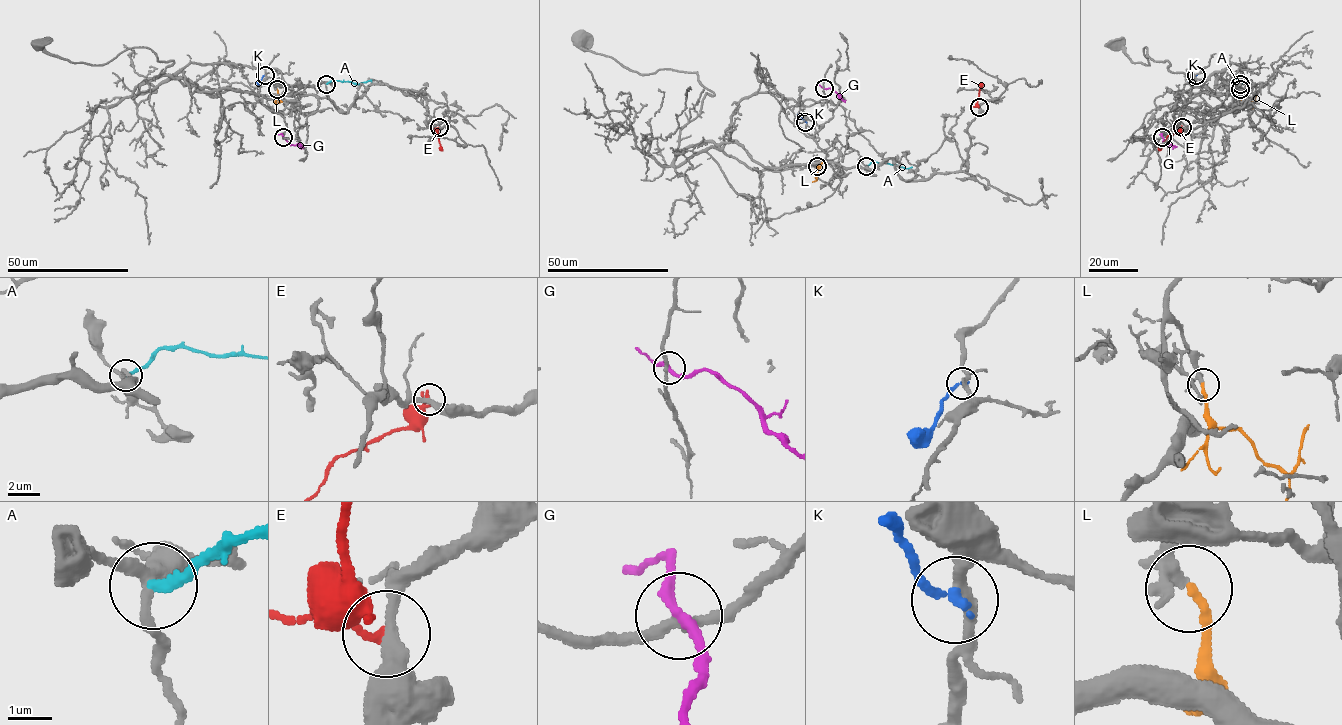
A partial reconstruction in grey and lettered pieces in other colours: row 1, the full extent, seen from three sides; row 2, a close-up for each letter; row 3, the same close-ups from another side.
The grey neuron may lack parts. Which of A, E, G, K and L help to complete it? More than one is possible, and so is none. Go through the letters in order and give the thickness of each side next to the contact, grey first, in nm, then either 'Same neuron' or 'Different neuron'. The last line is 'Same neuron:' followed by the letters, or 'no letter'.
A: Thickness 280 nm (grey) against 240 nm. Different neuron
E: Thickness 340 nm (grey) against 200 nm. Different neuron
G: Thickness 240 nm (grey) against 240 nm. Different neuron
K: Thickness 280 nm (grey) against 220 nm. Different neuron
L: Thickness 220 nm (grey) against 200 nm. Same neuron
Same neuron: L

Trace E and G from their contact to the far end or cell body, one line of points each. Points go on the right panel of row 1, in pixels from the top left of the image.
E: (1182, 127), (1167, 137), (1159, 150)
G: (1162, 137), (1164, 144), (1174, 145)

